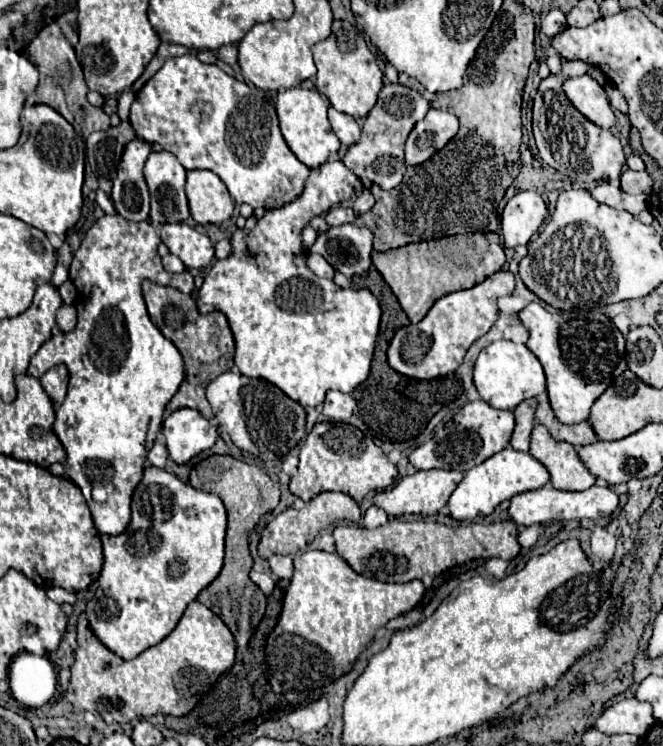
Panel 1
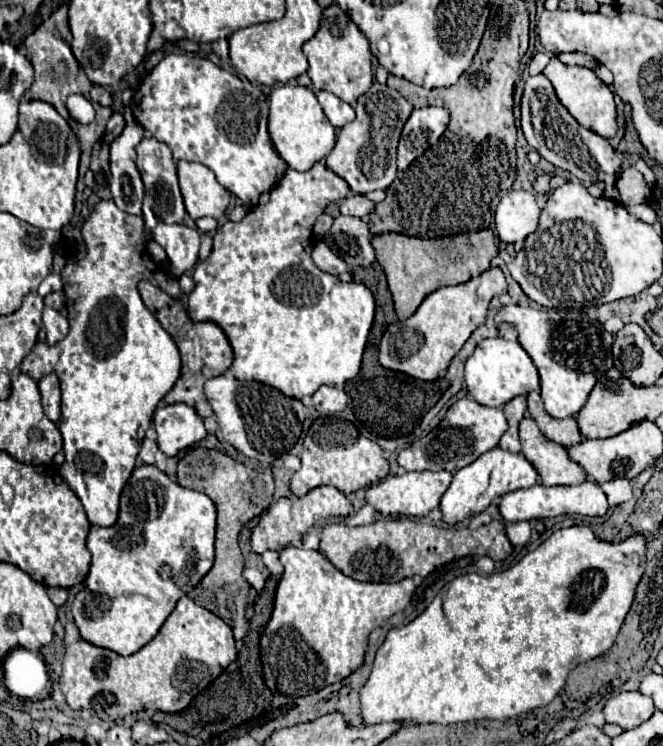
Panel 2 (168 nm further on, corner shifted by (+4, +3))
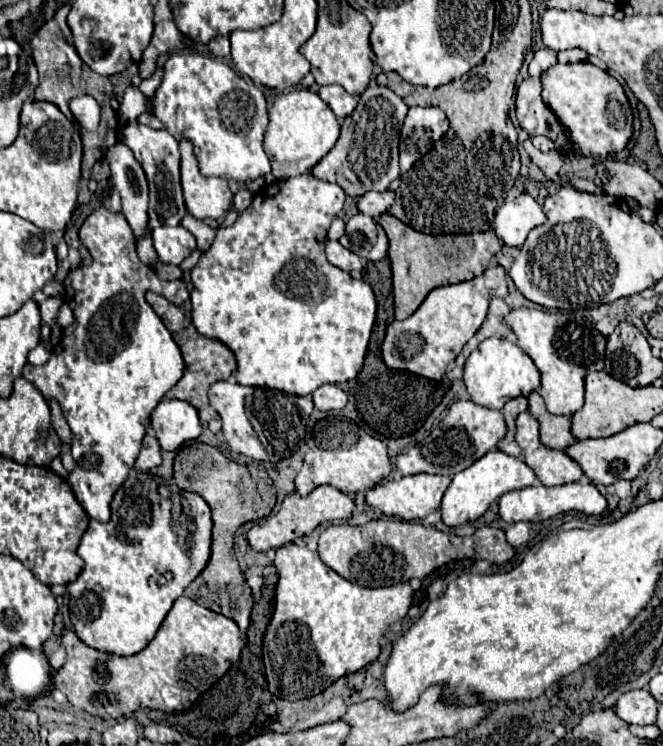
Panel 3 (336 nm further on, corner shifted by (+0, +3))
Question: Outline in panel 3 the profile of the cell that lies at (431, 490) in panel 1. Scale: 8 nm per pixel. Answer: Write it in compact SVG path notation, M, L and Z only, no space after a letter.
M426 473L408 475L408 477L402 477L398 481L386 481L386 483L372 487L366 493L366 503L372 509L378 509L380 513L384 513L386 517L398 517L404 521L424 519L426 515L430 515L434 509L440 507L442 495L448 489L450 481L452 481L452 477L448 477L448 475L426 475Z

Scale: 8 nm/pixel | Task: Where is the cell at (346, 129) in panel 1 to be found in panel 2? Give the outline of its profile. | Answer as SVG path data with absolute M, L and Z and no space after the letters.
M316 91L316 97L318 97L318 101L320 101L320 105L322 105L324 113L326 113L326 117L330 119L330 123L336 129L344 127L346 123L350 123L354 119L354 109L346 101L338 99L334 93Z

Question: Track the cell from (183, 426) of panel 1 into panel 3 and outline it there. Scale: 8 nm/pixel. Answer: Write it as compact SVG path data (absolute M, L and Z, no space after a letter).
M162 399L152 413L152 429L164 451L178 451L202 433L196 409L178 399Z

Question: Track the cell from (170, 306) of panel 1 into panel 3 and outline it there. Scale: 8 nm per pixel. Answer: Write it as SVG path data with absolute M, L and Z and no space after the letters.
M146 293L146 301L150 303L150 307L156 311L156 315L164 321L164 325L168 327L168 331L172 333L174 341L178 343L182 355L184 355L184 363L186 363L186 371L184 371L184 377L166 393L168 399L182 399L182 401L188 401L192 407L198 409L198 415L200 415L200 421L202 423L208 423L212 419L218 419L218 413L210 407L208 403L208 387L220 379L228 379L234 371L236 371L236 357L234 353L218 339L210 339L210 337L204 337L200 335L192 323L186 321L184 313L180 307L176 307L174 303L170 303L166 297L158 295L158 293Z

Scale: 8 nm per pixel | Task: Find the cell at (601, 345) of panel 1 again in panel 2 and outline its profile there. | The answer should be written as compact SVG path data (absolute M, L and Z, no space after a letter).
M506 305L496 313L496 321L506 321L516 327L518 331L518 341L524 347L524 351L530 355L534 361L538 375L540 375L540 395L544 401L544 409L556 417L556 419L566 419L574 417L582 405L588 399L588 393L592 391L594 383L598 377L612 369L612 335L602 327L600 321L590 319L586 313L576 311L576 309L534 309L534 307L522 307L522 305Z

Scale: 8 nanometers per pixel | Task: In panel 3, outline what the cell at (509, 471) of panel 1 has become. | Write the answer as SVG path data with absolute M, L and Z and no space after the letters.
M494 449L494 451L486 453L482 459L478 459L476 463L472 463L468 469L464 469L452 477L452 483L446 489L444 499L442 499L442 507L440 507L442 521L448 527L472 523L486 513L486 509L490 507L492 501L496 501L498 497L502 497L508 491L530 487L530 485L534 485L534 481L536 481L534 471L522 459Z

